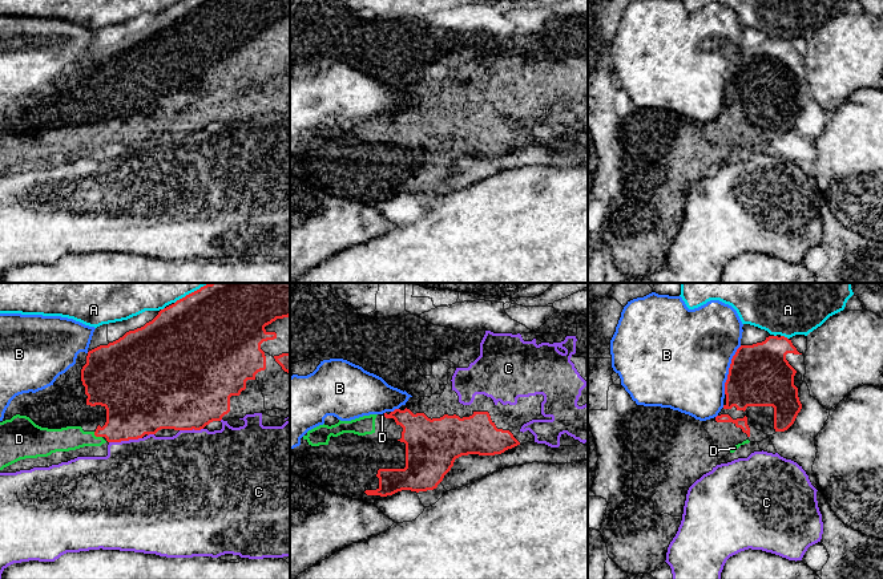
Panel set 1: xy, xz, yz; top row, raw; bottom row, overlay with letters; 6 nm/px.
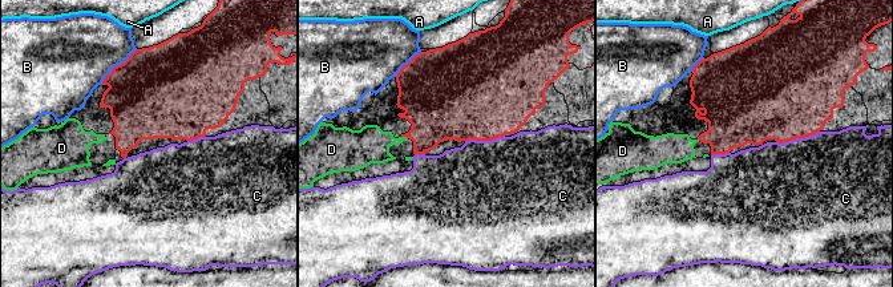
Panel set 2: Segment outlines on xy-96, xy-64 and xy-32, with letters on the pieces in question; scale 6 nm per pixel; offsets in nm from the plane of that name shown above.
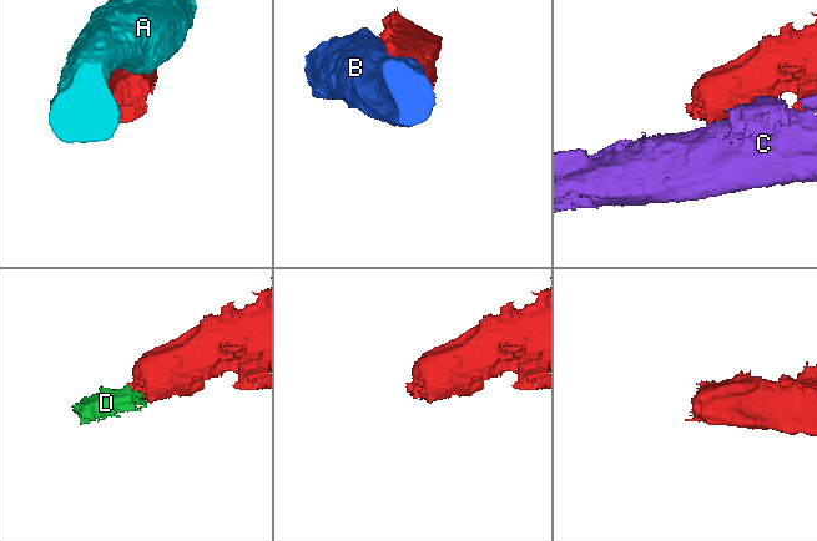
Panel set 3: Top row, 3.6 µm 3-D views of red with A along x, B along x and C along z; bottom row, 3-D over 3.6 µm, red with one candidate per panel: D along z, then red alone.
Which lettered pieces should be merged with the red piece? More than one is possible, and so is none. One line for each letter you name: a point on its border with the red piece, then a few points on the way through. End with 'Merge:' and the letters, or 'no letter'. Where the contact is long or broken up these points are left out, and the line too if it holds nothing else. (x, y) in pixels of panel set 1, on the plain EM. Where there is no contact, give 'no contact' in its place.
D: contact xy (97, 138); way xy (130, 114), (112, 133), (97, 138), (67, 141)
Merge: D

